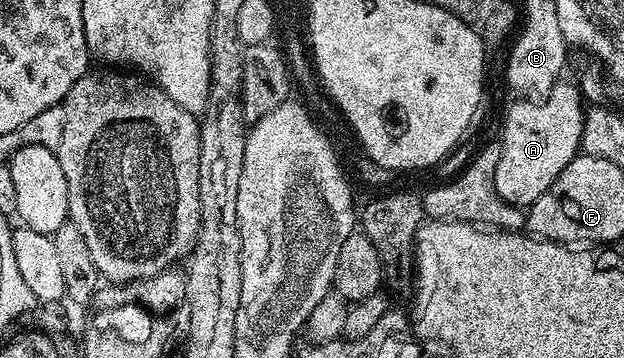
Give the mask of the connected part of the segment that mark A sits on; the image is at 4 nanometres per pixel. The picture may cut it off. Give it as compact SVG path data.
M560 80L542 100L515 100L507 110L507 119L503 122L501 137L501 160L497 160L497 196L511 206L529 208L561 176L565 164L569 164L580 153L583 145L583 115L585 99L578 87L571 86L566 80Z

